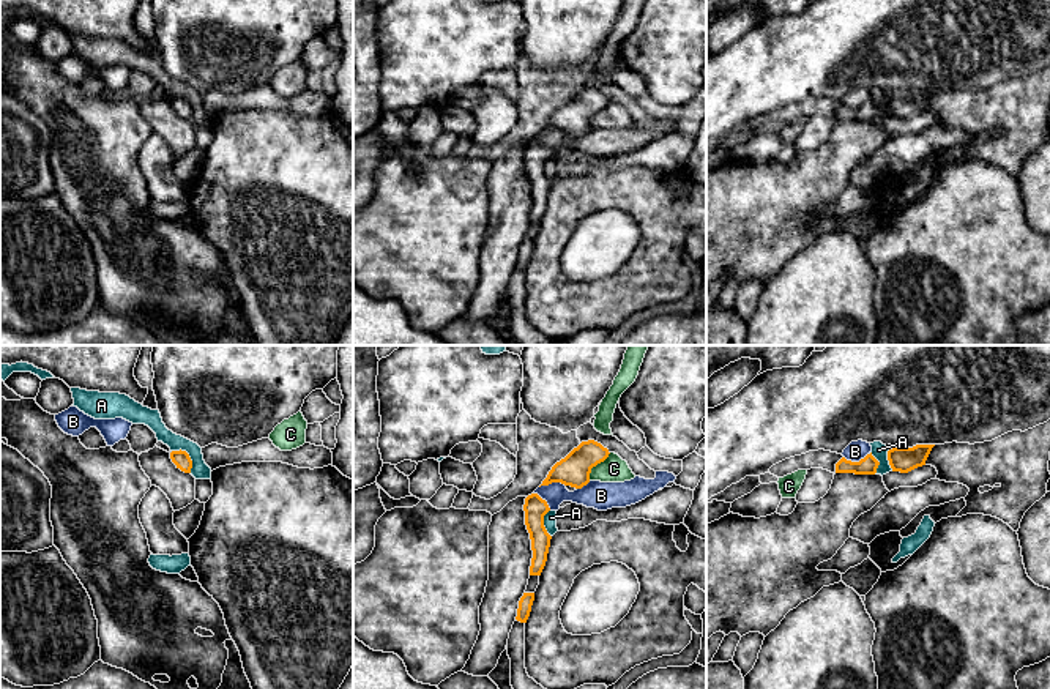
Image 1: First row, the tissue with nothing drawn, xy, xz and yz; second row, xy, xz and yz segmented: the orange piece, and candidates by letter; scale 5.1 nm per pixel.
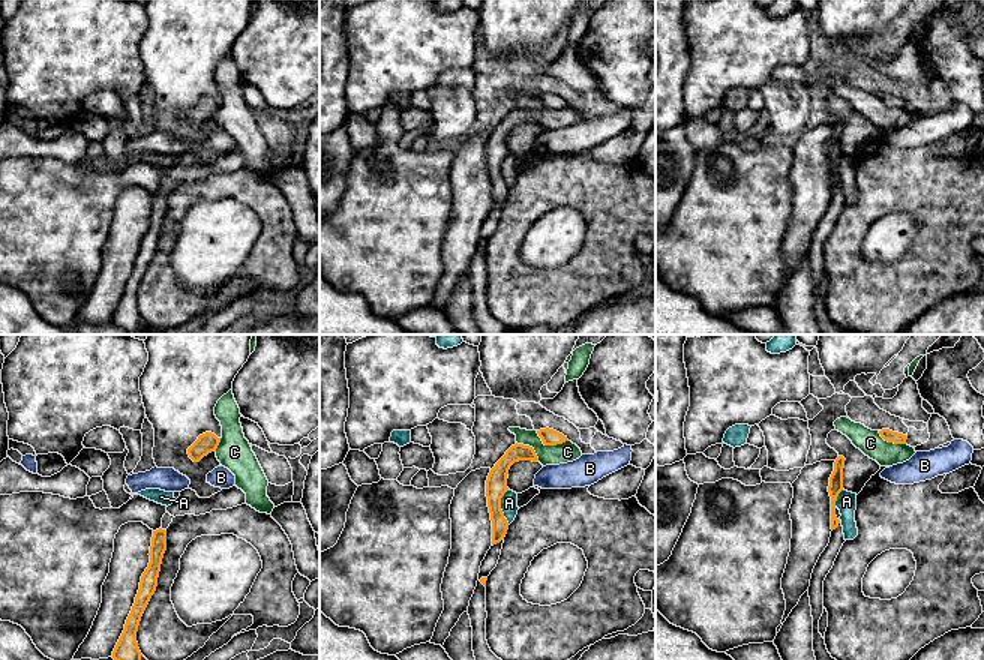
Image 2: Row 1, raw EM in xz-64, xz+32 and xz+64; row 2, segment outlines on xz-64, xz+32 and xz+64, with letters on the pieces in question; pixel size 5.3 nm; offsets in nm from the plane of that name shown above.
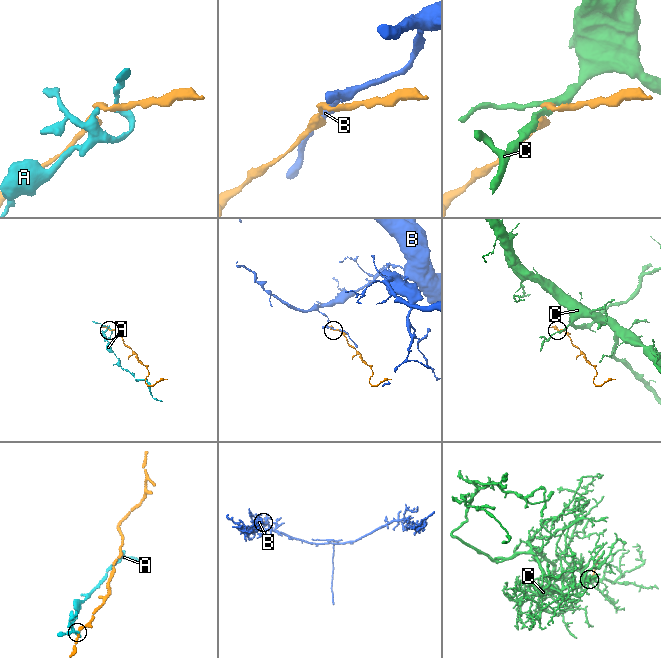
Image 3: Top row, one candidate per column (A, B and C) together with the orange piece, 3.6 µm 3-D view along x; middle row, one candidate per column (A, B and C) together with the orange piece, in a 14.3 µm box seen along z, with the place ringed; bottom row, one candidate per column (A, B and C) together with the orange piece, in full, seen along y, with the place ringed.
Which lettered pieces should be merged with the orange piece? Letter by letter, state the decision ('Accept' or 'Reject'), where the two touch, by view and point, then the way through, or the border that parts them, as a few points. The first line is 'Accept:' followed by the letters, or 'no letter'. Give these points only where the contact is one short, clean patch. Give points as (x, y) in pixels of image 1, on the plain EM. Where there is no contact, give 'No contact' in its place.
Accept: no letter
A: Reject. Touches orange at xy (188, 103). Boundary: xy (172, 96), (183, 96), (188, 101), (191, 119)
B: Reject. Touches orange at yz (856, 109)
C: Reject. Touches orange at xz (595, 112). Boundary: xz (610, 100), (592, 115), (588, 126)

